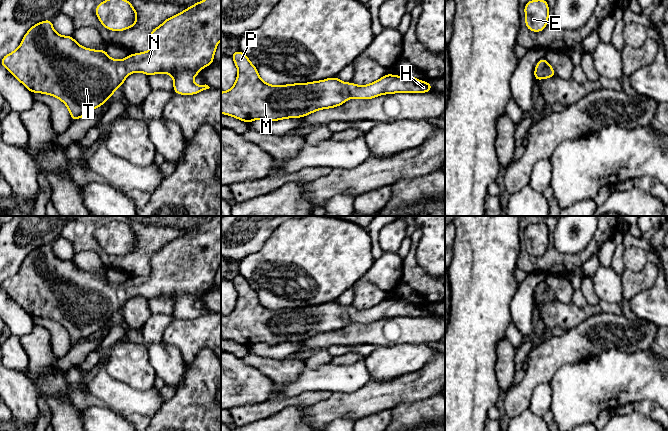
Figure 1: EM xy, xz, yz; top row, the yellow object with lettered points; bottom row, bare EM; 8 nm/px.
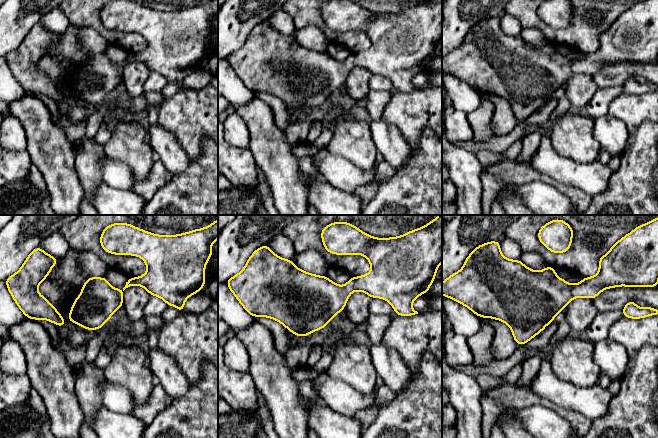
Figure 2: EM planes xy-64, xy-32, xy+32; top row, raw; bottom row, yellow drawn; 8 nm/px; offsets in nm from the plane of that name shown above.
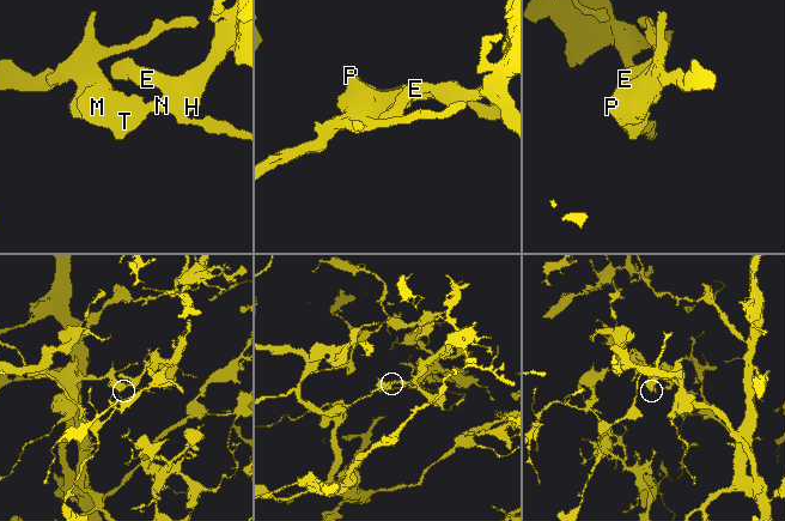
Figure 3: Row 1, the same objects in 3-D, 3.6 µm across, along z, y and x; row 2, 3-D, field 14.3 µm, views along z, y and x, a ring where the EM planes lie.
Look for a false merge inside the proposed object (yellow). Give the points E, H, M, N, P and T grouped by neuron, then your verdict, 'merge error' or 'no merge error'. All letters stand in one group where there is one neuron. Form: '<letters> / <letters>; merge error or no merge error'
E H M N P T; no merge error

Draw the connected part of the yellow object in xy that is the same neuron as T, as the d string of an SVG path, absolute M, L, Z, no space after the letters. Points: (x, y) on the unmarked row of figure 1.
M221 216L167 242L150 257L151 273L129 278L124 284L110 282L104 274L93 274L79 269L72 260L58 258L52 243L32 250L20 270L5 279L0 288L32 317L43 317L60 323L69 333L72 345L88 339L102 330L114 314L121 312L127 300L141 296L147 300L158 297L173 301L175 318L194 319L210 311L195 309L193 302L214 285L214 277L221 264Z

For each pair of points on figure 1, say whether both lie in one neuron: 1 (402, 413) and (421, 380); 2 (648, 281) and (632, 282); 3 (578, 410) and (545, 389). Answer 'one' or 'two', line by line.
1: two
2: one
3: two

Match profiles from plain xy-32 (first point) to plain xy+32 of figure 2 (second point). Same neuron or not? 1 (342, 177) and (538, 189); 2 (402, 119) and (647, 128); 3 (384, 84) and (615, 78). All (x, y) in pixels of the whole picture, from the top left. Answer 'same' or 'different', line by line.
1: different
2: different
3: same

